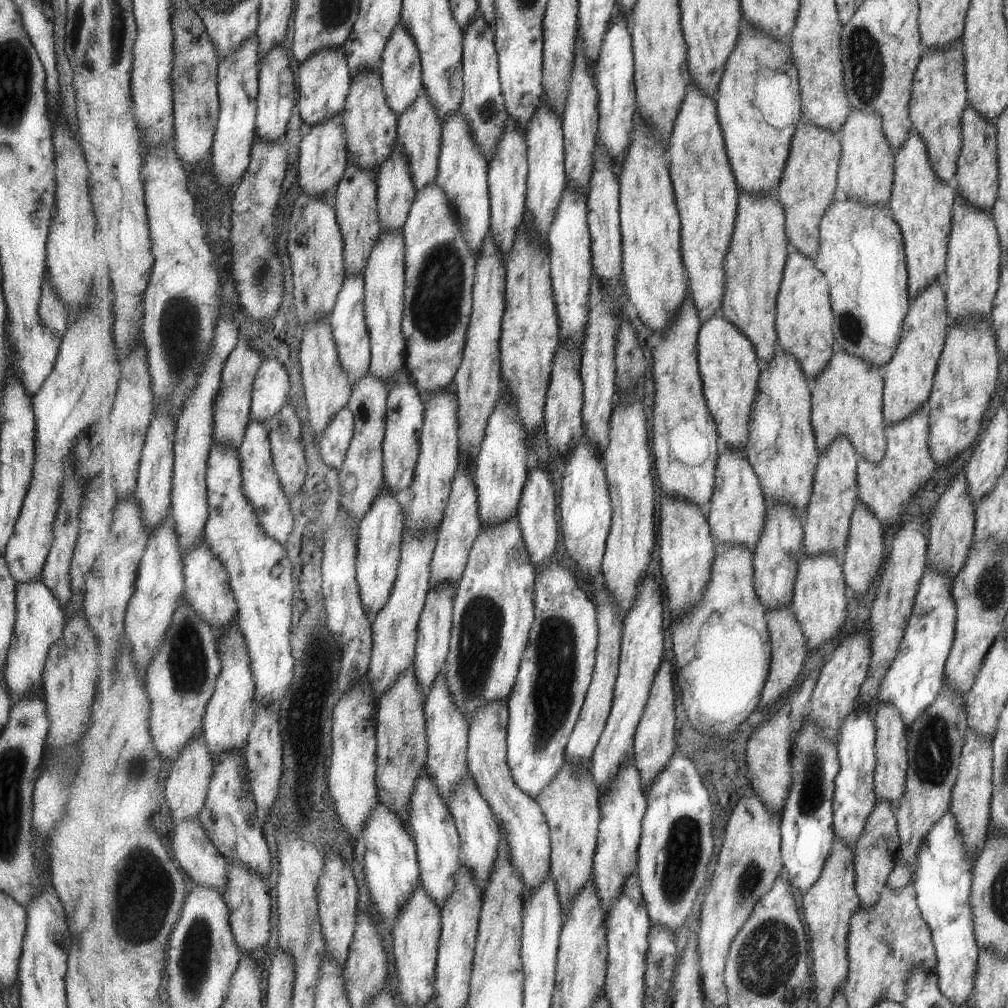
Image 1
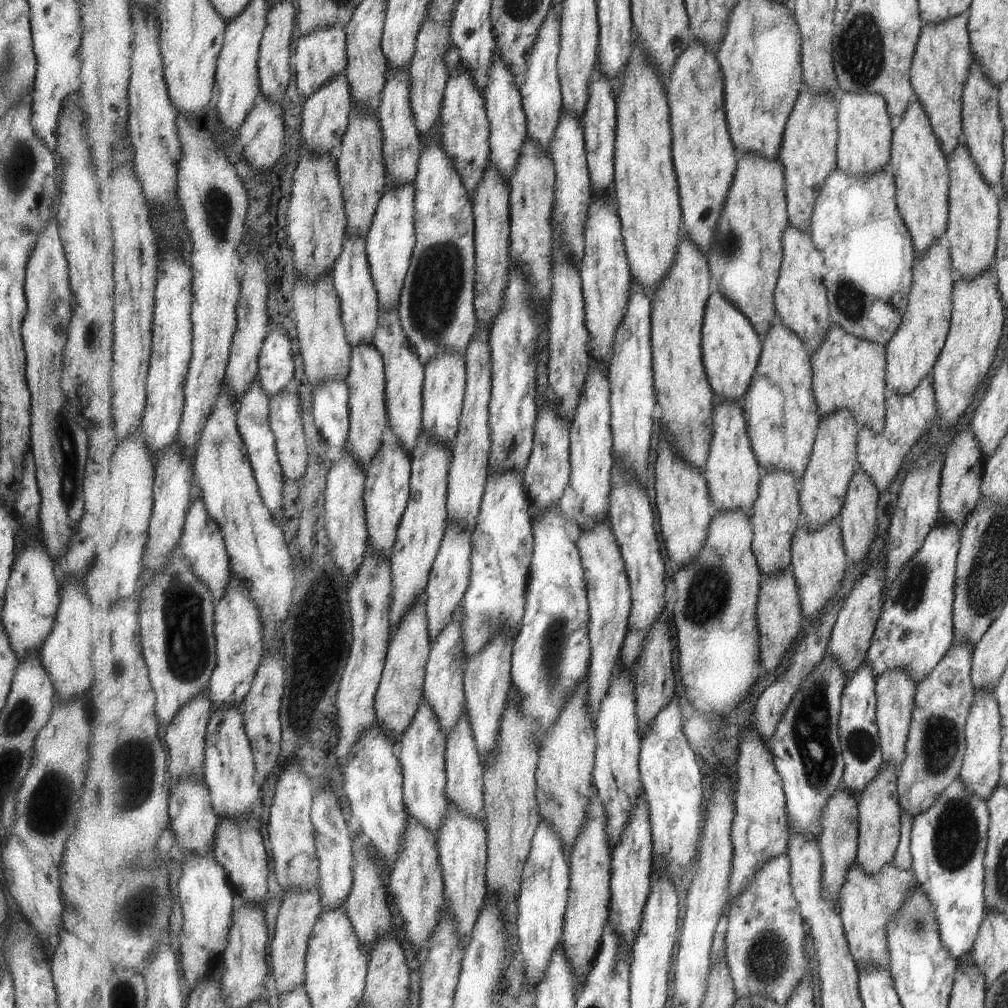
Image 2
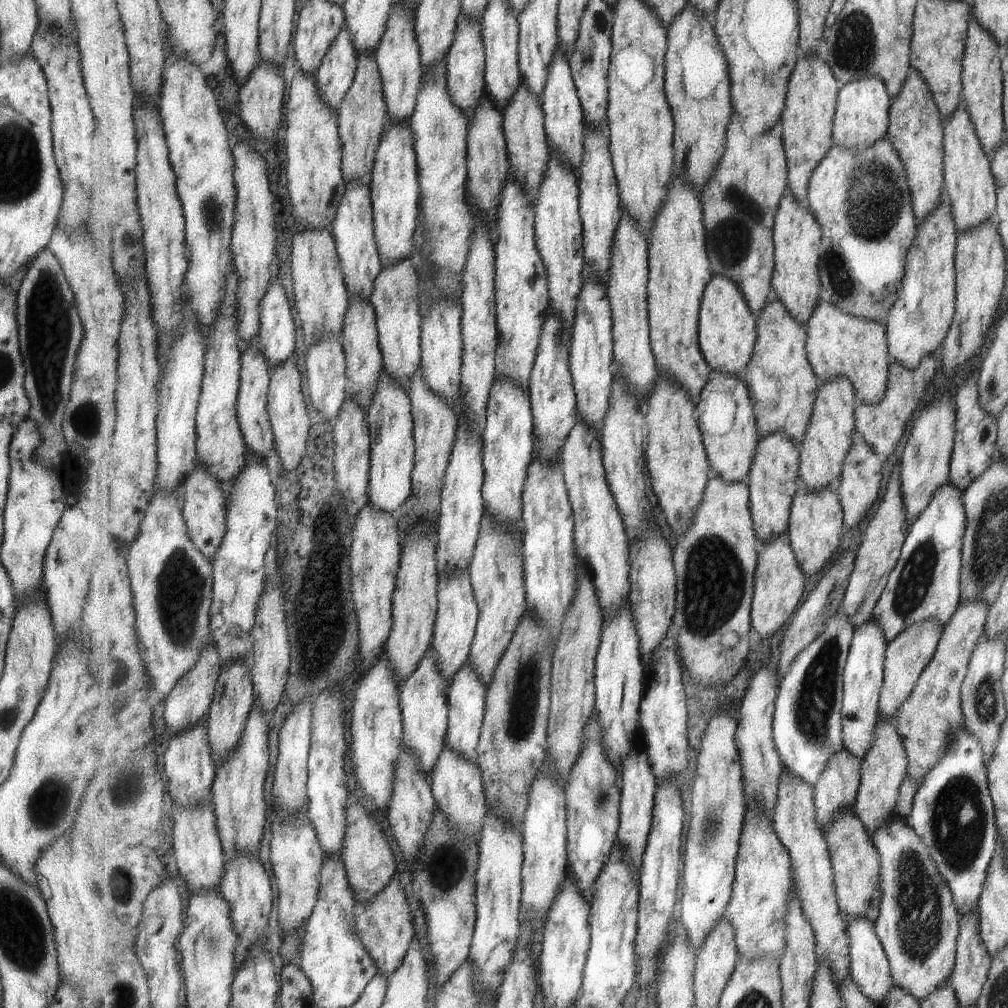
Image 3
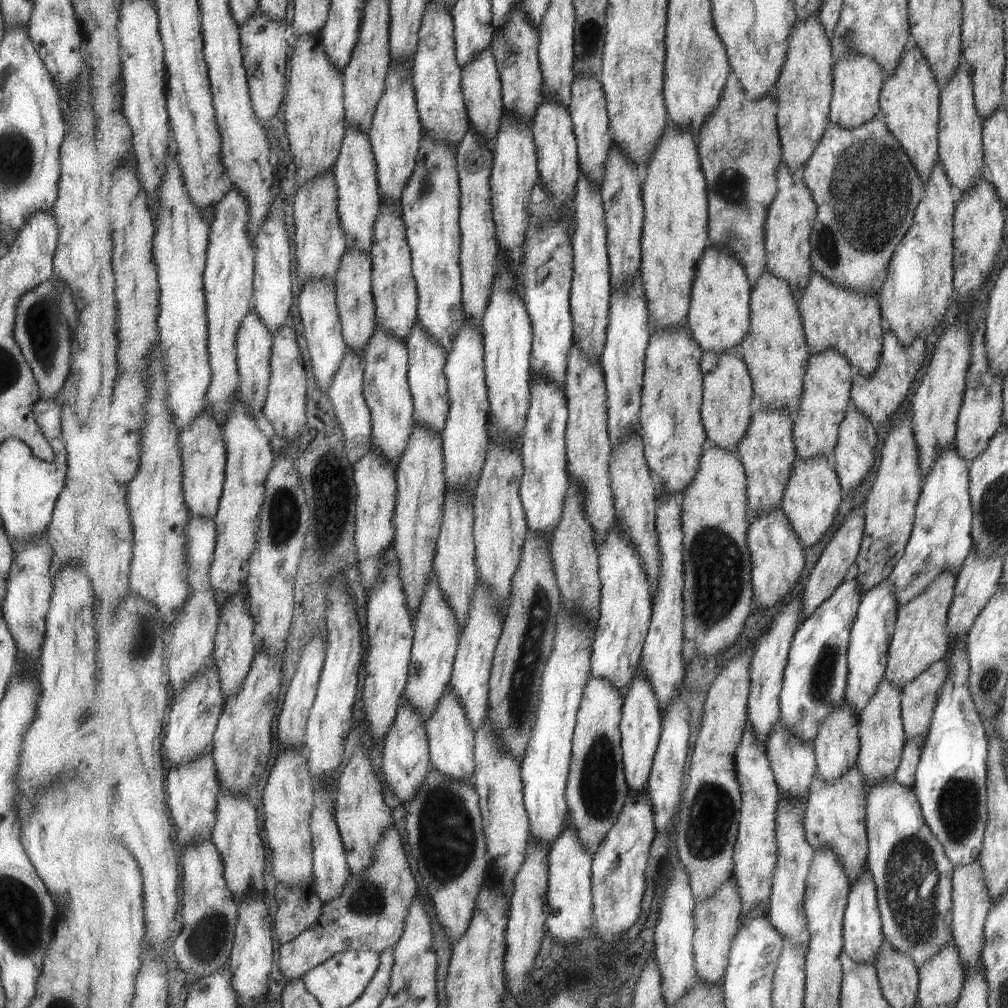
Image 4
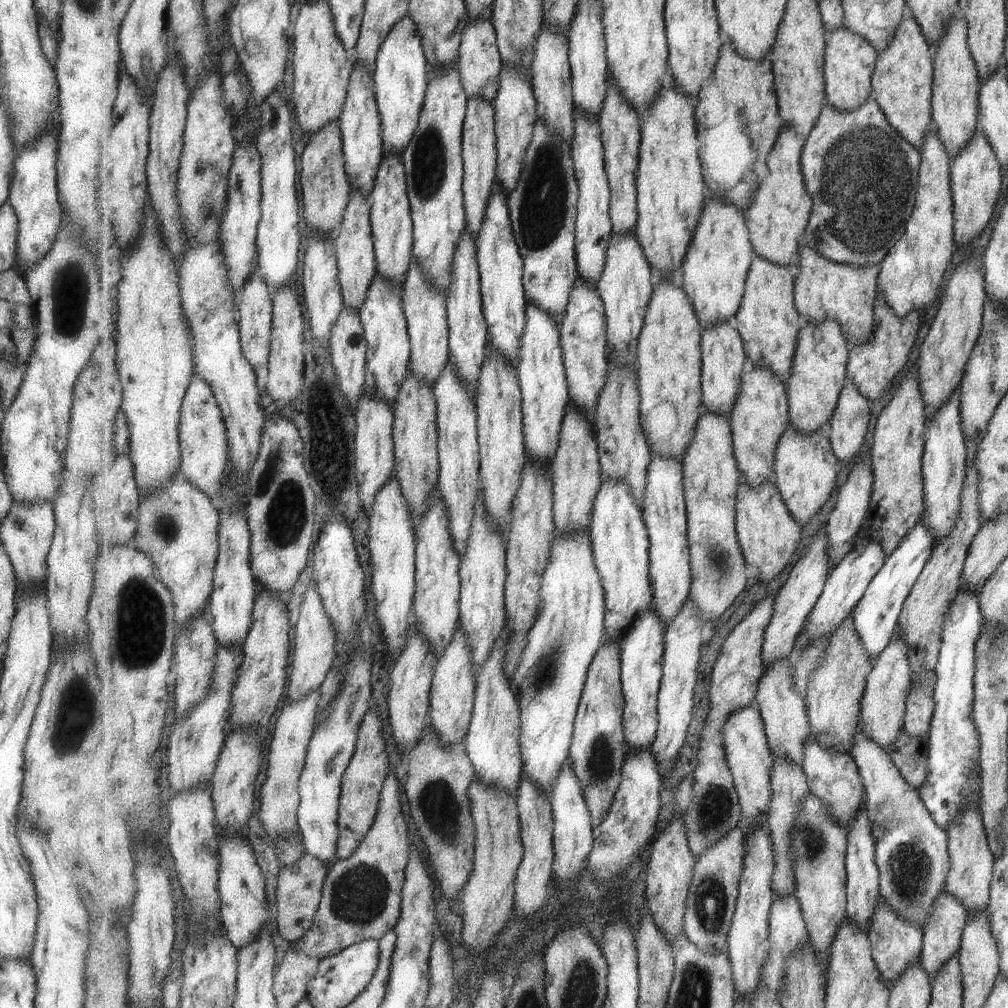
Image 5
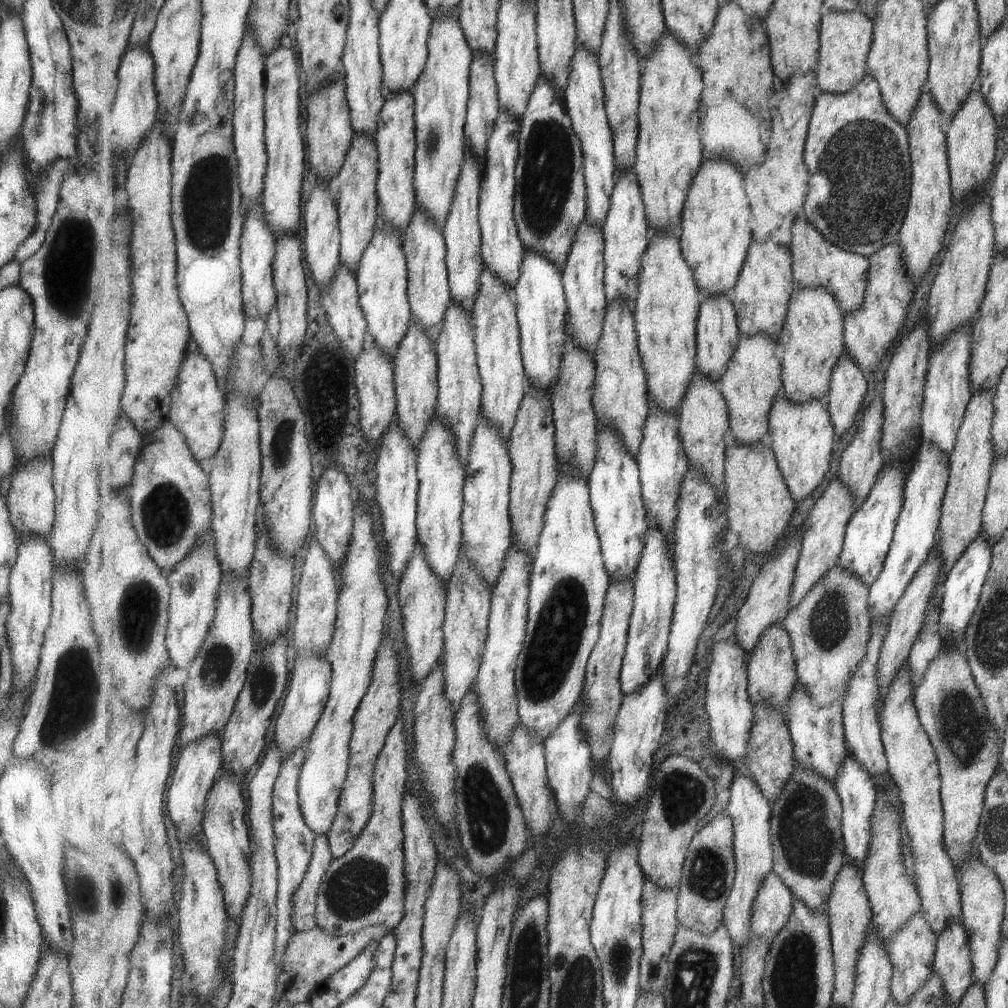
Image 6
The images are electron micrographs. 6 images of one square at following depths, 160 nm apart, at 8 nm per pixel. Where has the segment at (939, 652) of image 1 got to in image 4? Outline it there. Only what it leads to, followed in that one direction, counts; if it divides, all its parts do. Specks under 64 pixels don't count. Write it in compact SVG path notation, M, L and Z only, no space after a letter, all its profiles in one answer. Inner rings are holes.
M952 445L936 457L922 480L914 512L913 530L906 544L905 554L897 562L890 576L894 585L897 610L920 595L939 575L959 572L967 553L972 549L970 520L972 515L968 495L968 462L954 451Z

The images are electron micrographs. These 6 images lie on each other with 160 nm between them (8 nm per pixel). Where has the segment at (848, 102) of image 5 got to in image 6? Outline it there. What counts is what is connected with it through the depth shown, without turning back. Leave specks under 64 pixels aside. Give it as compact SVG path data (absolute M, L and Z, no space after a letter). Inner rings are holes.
M859 8L850 13L825 12L823 18L816 81L825 93L851 92L868 73L866 62L874 43L874 22Z

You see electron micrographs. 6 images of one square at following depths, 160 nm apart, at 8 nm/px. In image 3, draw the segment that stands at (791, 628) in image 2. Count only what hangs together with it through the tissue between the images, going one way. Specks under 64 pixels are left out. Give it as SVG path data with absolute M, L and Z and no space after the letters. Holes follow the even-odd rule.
M787 536L774 539L765 546L760 545L752 603L752 624L761 639L771 638L773 634L777 634L777 630L781 630L785 622L798 610L799 602L805 594L807 577Z

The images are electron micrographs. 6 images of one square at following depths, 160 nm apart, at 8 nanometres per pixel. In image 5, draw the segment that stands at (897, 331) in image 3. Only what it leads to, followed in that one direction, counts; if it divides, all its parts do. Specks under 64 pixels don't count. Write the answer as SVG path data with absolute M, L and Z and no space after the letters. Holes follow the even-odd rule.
M927 132L925 143L919 149L921 166L918 168L918 188L915 210L906 220L902 237L894 244L890 254L881 262L878 290L888 302L895 316L904 317L909 311L931 306L937 298L943 272L953 254L951 242L951 192L949 192L949 159L942 141L935 132Z

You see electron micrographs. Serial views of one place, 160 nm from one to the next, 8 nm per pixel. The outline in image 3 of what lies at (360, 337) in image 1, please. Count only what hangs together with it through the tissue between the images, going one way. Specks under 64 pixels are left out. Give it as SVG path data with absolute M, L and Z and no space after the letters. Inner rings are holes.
M363 180L347 183L334 226L331 230L338 248L346 287L351 297L360 295L371 301L375 281L382 271L382 260L374 229L374 208L370 197L370 185Z

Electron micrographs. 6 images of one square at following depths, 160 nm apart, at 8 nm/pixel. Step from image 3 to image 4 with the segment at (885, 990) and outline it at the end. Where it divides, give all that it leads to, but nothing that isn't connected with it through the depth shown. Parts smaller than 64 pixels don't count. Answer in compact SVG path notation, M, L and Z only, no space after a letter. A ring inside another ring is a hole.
M866 868L860 879L852 886L848 901L844 924L844 951L857 962L864 965L873 965L876 968L876 960L883 946L885 936L882 912L878 903L878 888L869 868Z

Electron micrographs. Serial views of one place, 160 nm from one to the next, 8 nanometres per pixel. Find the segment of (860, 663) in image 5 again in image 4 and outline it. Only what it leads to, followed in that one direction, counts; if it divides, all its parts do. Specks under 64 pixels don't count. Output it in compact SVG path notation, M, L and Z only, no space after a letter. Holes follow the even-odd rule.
M848 700L821 723L814 742L814 751L818 760L816 774L820 779L833 784L857 766L861 751L859 723L859 714L848 704Z

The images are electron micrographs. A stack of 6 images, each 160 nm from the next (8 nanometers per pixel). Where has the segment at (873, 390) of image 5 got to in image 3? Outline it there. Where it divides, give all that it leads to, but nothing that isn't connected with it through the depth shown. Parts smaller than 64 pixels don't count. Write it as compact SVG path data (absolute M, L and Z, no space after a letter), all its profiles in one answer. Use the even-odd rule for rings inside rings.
M926 356L917 368L909 370L903 365L891 362L890 382L888 384L885 400L878 405L866 405L859 402L856 408L856 428L859 440L870 445L879 456L889 458L895 444L899 442L901 434L903 434L903 426L907 424L907 420L911 418L913 410L917 408L919 400L923 398L923 390L929 384L929 380L935 374L935 364L930 356Z

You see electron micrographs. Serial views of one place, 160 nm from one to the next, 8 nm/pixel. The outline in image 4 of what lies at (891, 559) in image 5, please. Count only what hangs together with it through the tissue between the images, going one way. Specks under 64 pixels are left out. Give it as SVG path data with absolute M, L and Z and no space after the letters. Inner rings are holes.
M890 578L870 590L862 598L862 603L858 610L858 618L854 622L850 651L848 652L849 674L846 698L848 704L859 714L859 718L862 710L867 708L867 705L875 696L882 680L886 678L886 668L890 658L890 644L898 612L894 592L895 588L890 583Z

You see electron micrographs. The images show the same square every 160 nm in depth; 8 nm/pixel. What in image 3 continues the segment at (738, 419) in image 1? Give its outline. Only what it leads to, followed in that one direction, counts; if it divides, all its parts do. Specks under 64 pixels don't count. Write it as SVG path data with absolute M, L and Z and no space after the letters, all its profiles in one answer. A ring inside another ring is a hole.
M714 275L708 284L700 308L699 340L713 371L738 376L751 362L758 343L758 319L738 284L730 278Z

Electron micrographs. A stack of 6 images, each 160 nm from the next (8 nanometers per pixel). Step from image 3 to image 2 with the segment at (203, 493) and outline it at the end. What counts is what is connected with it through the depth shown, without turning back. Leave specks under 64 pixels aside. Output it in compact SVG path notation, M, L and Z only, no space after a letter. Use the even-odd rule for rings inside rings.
M193 492L193 502L186 516L186 524L179 548L190 562L191 568L197 574L199 580L204 581L207 588L210 588L216 608L217 604L223 600L228 585L232 581L231 559L226 549L226 540L221 525L210 515L199 492Z

